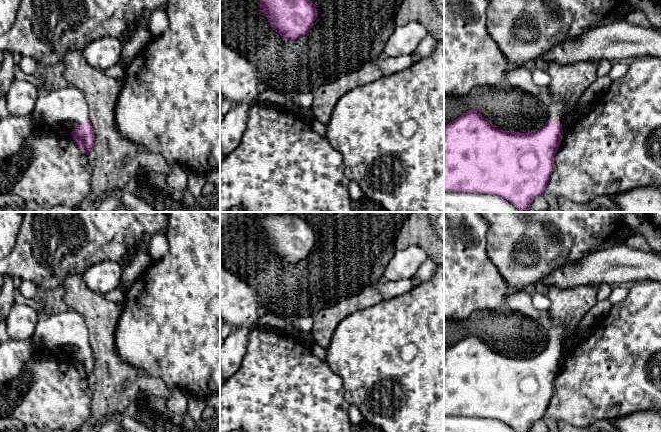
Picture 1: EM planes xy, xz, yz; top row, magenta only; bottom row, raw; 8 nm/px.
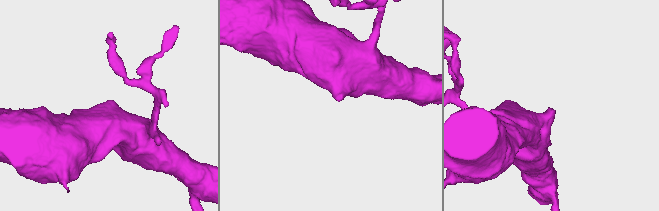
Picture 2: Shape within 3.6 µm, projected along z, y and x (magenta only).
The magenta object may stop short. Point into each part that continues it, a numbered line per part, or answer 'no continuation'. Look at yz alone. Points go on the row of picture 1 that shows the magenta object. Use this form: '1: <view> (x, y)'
1: yz (519, 76)

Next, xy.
1: xy (69, 104)

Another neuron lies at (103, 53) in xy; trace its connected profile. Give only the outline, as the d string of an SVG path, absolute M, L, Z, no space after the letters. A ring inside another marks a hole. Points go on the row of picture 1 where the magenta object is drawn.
M104 36L88 44L83 49L82 54L89 65L105 71L118 64L122 48L122 40L111 36Z

